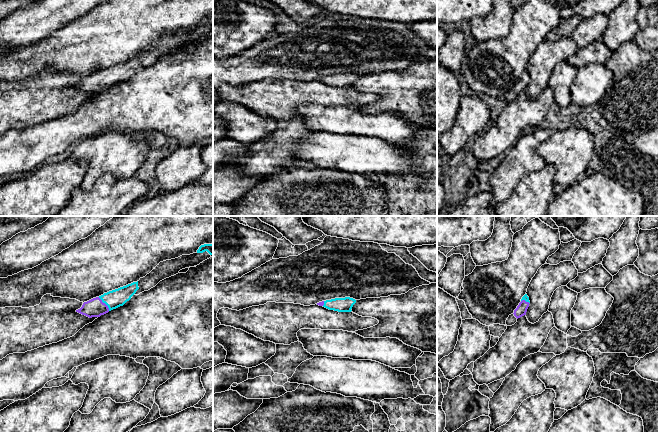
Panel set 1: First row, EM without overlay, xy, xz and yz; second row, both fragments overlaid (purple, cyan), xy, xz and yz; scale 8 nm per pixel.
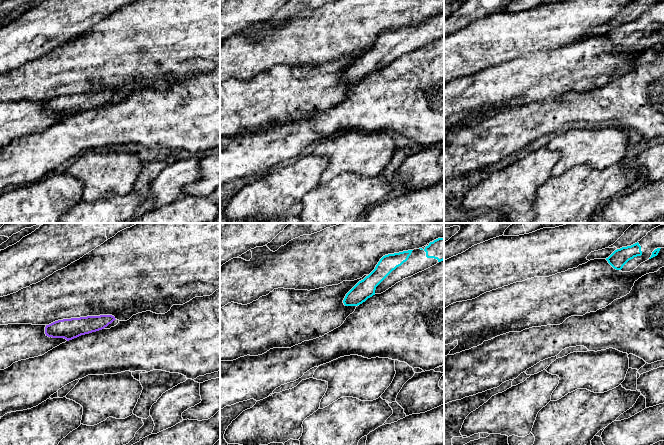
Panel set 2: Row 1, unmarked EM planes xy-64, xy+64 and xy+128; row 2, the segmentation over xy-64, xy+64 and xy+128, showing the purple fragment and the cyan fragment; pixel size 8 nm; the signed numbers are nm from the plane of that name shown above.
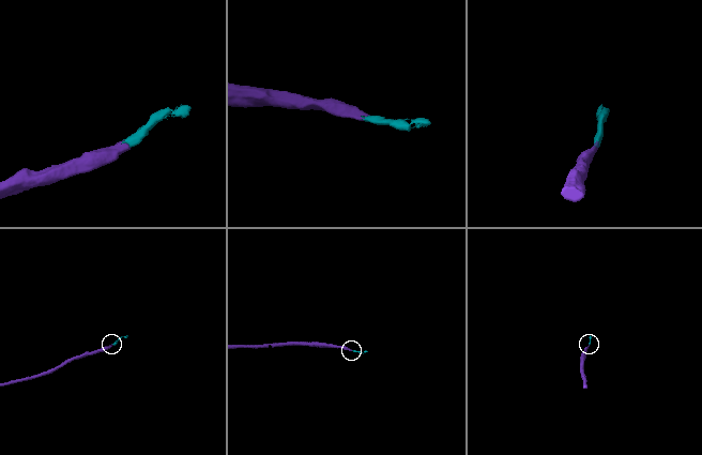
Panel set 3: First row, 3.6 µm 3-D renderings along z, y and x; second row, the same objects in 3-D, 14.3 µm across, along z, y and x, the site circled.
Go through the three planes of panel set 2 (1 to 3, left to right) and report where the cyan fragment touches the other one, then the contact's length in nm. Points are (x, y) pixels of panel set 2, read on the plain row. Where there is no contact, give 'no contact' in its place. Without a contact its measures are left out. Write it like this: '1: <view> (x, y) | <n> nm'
1: no contact
2: no contact
3: no contact

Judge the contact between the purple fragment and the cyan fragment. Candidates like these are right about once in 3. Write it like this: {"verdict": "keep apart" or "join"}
{"verdict": "join"}

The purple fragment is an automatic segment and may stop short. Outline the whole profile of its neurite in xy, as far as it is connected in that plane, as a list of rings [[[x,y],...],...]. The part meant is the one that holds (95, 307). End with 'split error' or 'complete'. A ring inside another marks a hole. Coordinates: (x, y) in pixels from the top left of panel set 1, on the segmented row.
[[[204,244],[196,253],[160,262],[149,274],[126,286],[104,293],[84,302],[76,312],[89,318],[100,317],[109,311],[123,306],[131,297],[155,287],[160,281],[174,276],[180,270],[194,267],[213,255],[213,244]]] | split error

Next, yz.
[[[525,294],[522,297],[521,302],[517,306],[517,308],[514,310],[514,313],[513,313],[514,316],[518,319],[518,318],[526,315],[529,304],[530,304],[529,297],[527,296],[527,294]]] | split error

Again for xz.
[[[350,297],[335,298],[317,303],[319,306],[323,306],[329,310],[338,312],[351,312],[356,300]]] | split error

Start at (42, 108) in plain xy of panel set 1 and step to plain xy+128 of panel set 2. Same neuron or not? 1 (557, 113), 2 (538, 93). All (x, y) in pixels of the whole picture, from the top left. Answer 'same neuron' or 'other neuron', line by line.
1: other neuron
2: same neuron

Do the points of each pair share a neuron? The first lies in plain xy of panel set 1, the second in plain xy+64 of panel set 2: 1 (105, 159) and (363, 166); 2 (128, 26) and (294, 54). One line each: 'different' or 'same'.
1: same
2: same

